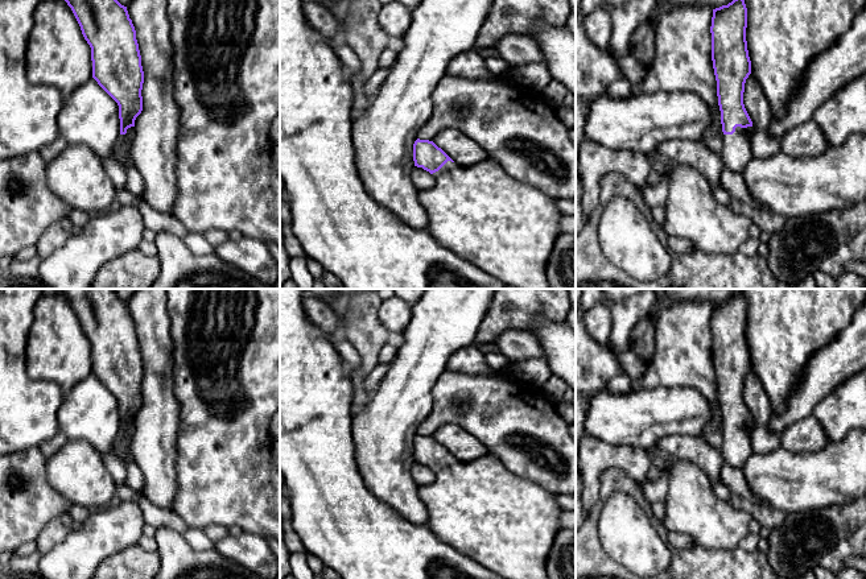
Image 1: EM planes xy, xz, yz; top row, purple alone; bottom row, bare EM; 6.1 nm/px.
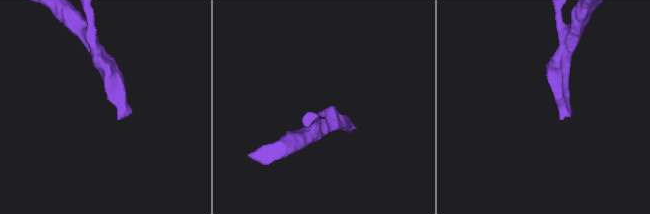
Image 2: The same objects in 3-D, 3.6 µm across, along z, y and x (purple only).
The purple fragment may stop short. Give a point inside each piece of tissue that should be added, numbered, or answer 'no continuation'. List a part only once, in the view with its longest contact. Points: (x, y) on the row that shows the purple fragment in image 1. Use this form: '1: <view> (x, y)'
1: yz (783, 36)

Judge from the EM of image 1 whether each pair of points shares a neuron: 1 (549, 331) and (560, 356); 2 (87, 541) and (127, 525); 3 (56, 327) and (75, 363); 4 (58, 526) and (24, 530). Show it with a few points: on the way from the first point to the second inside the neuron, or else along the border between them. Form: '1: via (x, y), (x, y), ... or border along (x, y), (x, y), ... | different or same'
1: via (555, 338), (560, 343), (560, 350) | same
2: via (97, 538), (108, 529), (118, 526) | same
3: via (56, 336), (56, 343), (66, 354) | same
4: border along (66, 509), (56, 516), (34, 540) | different

